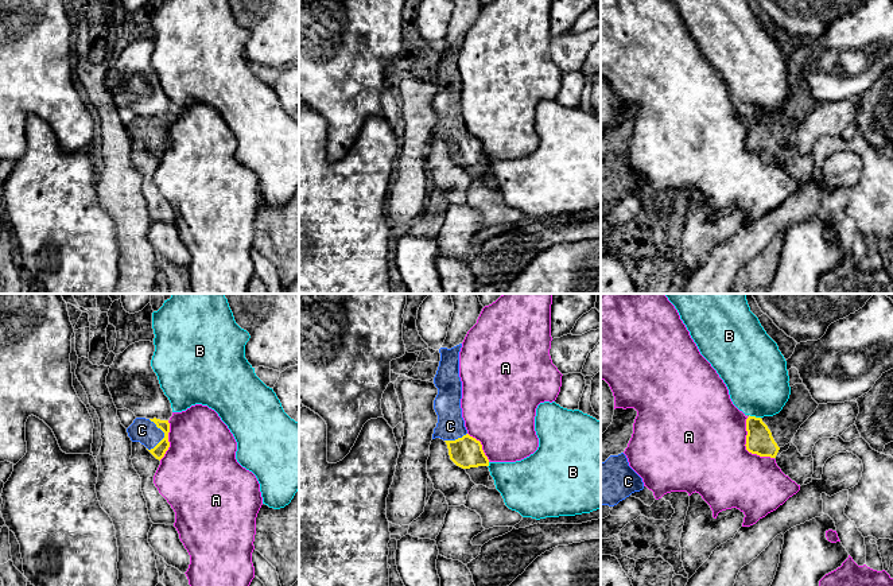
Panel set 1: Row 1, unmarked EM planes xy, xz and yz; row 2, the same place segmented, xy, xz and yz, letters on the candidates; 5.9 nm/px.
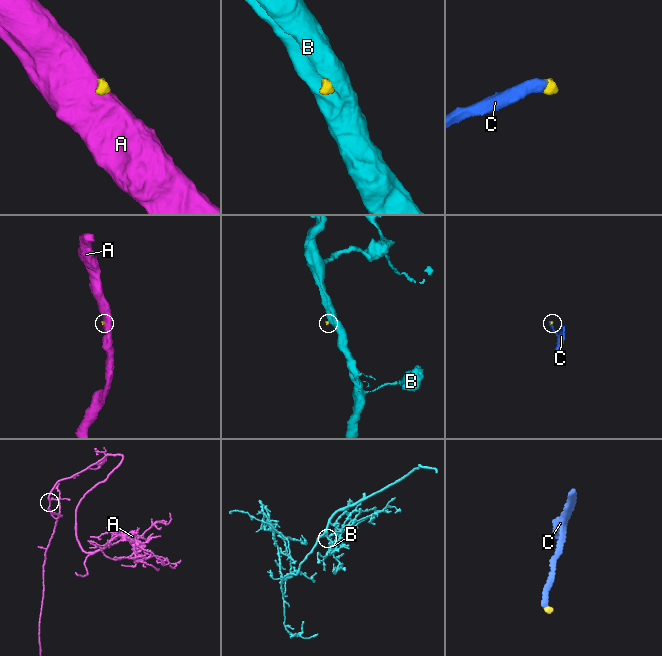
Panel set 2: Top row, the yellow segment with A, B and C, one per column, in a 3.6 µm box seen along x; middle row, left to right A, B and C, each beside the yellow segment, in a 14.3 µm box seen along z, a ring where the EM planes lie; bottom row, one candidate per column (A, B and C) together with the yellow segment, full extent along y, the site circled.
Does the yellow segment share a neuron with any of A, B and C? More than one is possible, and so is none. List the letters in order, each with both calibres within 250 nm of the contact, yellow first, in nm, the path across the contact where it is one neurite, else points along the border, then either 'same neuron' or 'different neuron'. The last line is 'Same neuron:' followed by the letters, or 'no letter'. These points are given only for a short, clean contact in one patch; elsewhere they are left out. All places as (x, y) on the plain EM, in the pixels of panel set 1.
A: 160/480 nm | along yz (746, 116), (745, 146), (752, 151), (773, 156) | different neuron
B: 160/380 nm | along yz (750, 113), (760, 116) | different neuron
C: 80/150 nm | across xy (159, 148), (159, 139), (164, 132), (142, 128) | same neuron
Same neuron: C

